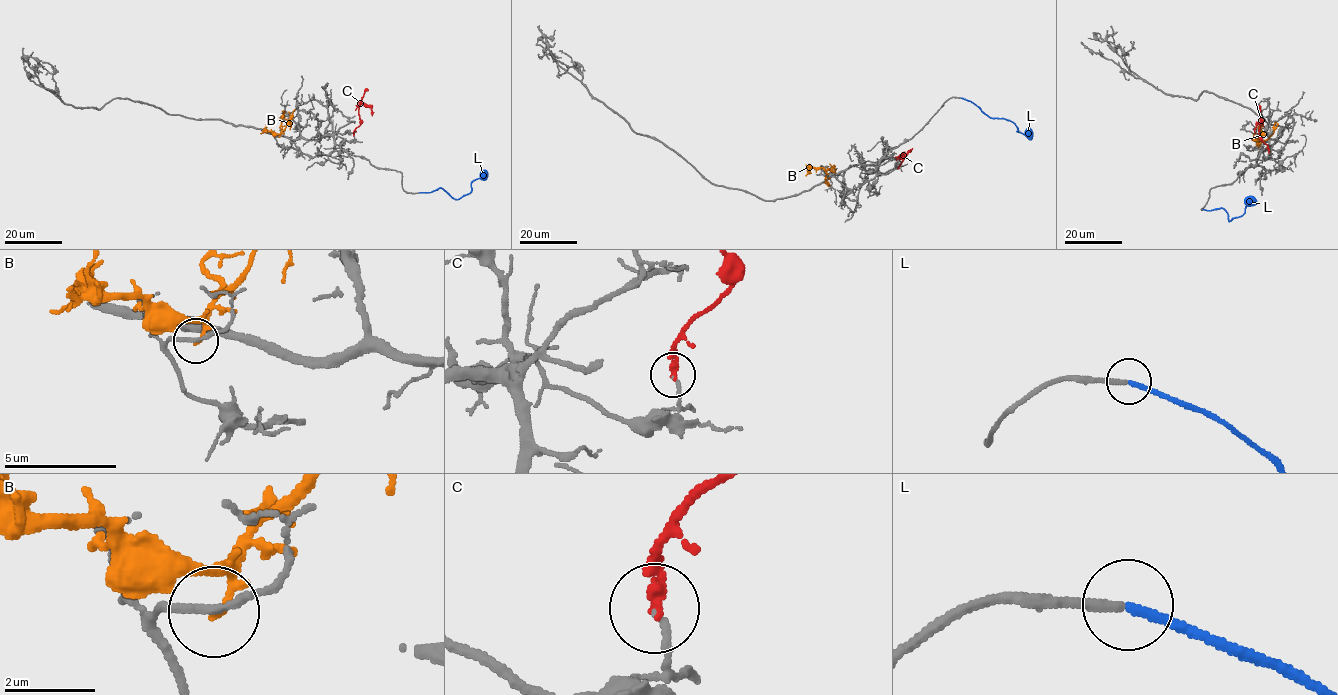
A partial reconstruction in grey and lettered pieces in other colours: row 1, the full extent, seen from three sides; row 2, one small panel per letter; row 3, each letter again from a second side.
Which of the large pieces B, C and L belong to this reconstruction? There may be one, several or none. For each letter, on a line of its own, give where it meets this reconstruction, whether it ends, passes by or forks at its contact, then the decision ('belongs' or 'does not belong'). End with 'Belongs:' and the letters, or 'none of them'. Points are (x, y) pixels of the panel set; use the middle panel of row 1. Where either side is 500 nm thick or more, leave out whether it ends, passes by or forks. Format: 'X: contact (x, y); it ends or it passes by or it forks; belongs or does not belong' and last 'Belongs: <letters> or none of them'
B: contact (824, 169); it ends; does not belong
C: contact (898, 168); it ends; does not belong
L: contact (961, 97); it ends; belongs
Belongs: L

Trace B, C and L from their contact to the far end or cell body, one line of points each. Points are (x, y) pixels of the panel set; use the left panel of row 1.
B: (278, 137), (283, 110)
C: (353, 135), (360, 124), (359, 106), (361, 103), (371, 108), (372, 115)
L: (419, 193), (442, 188), (459, 199), (469, 193), (471, 183), (486, 171)

